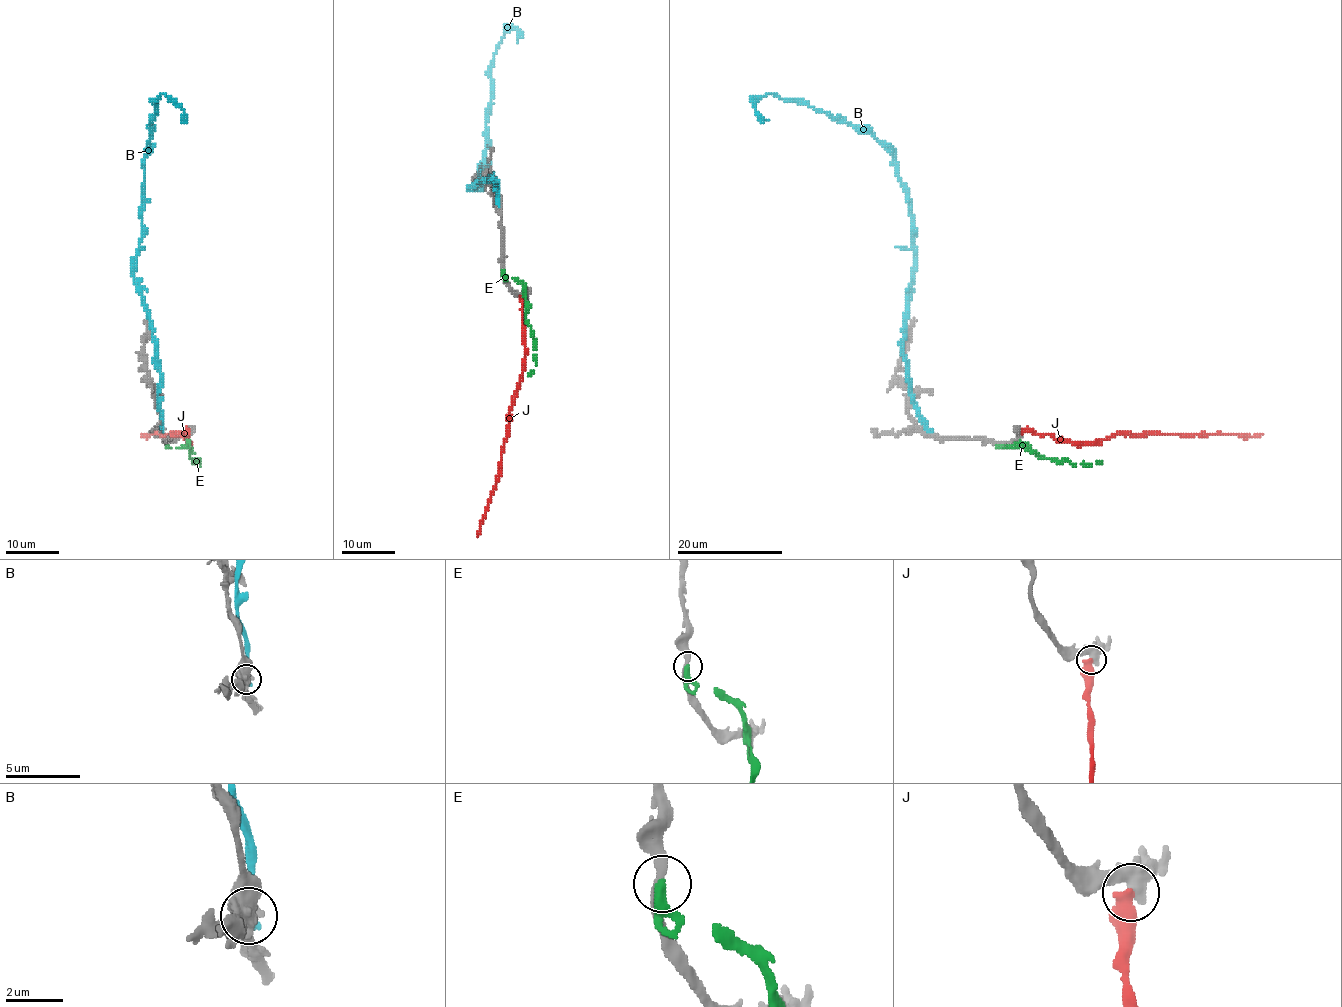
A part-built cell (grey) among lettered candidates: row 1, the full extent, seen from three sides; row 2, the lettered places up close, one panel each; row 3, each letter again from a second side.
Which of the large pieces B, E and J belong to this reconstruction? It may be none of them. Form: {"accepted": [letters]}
{"accepted": ["J"]}

